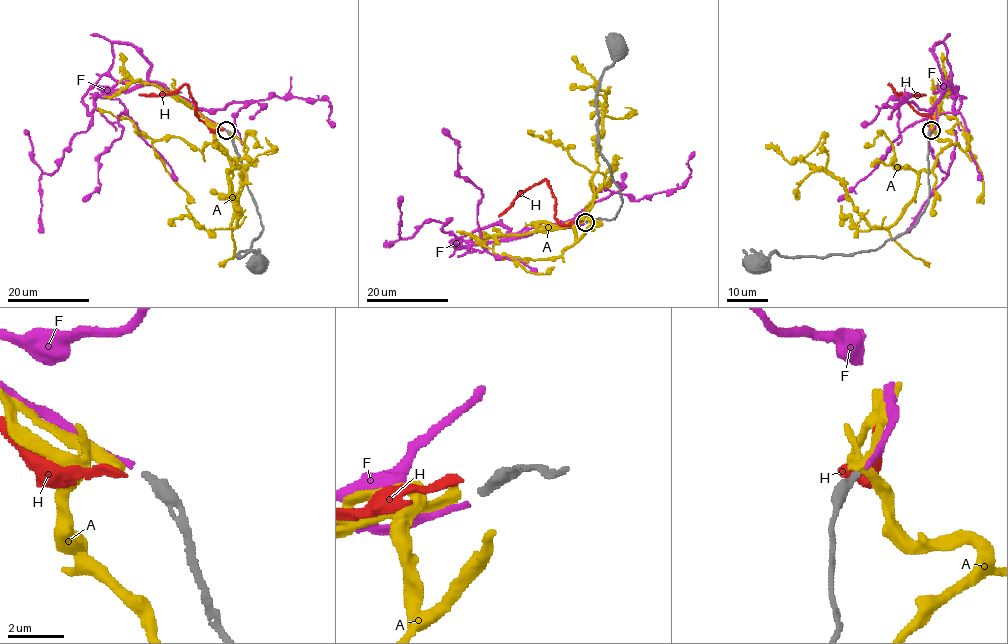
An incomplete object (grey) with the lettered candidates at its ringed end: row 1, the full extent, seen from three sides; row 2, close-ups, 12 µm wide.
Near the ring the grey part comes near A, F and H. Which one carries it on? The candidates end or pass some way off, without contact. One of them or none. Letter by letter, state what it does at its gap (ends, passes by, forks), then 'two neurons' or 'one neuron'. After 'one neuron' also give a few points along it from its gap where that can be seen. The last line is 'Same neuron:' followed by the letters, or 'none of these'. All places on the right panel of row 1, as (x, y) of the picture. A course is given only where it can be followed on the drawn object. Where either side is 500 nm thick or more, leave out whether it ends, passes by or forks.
A: it ends | two neurons
F: it ends | one neuron | via (933, 129), (935, 103), (946, 80), (950, 82), (950, 75), (927, 117), (932, 156), (948, 173), (906, 232)
H: it ends | two neurons
Same neuron: F

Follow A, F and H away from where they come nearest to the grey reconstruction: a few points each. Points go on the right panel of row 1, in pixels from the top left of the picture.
A: (931, 129), (949, 143), (886, 227), (871, 227), (839, 179), (765, 146)
F: (933, 129), (935, 103), (946, 80), (950, 82), (950, 75), (927, 117), (932, 156), (948, 173), (906, 232)
H: (930, 130), (934, 121), (928, 115), (920, 115), (890, 85), (898, 94), (926, 95)

